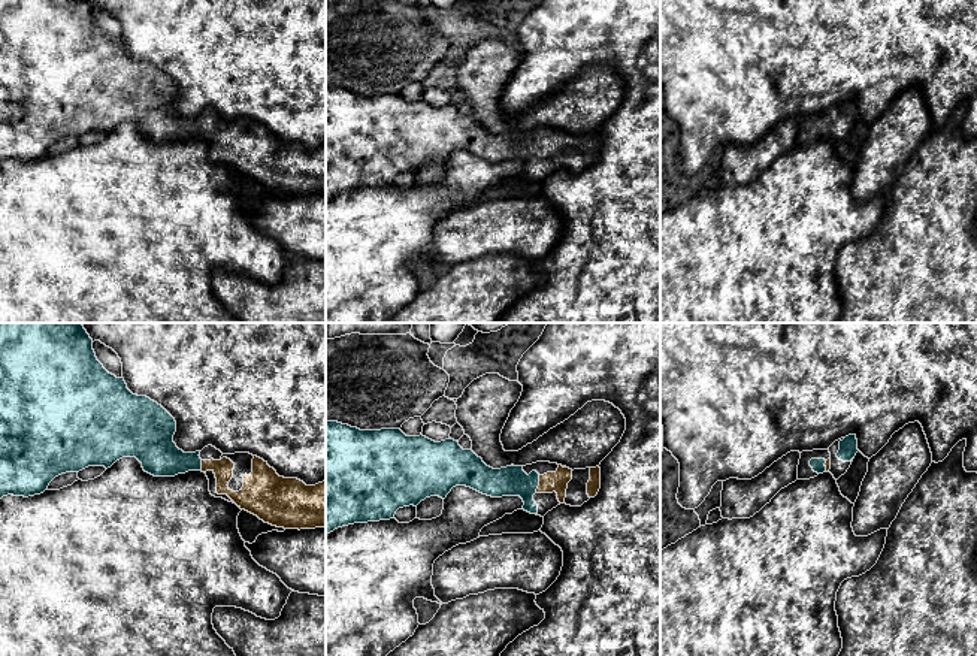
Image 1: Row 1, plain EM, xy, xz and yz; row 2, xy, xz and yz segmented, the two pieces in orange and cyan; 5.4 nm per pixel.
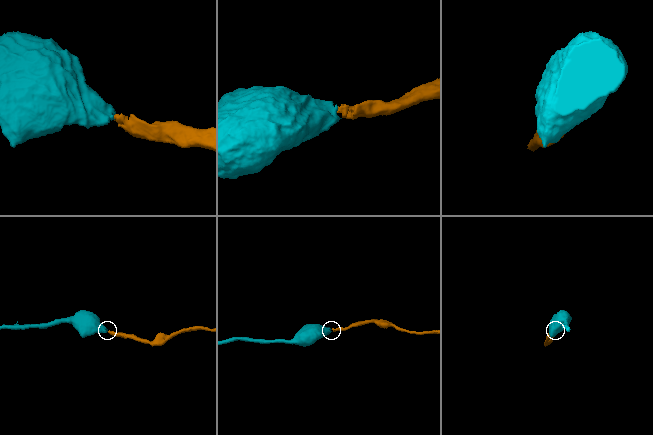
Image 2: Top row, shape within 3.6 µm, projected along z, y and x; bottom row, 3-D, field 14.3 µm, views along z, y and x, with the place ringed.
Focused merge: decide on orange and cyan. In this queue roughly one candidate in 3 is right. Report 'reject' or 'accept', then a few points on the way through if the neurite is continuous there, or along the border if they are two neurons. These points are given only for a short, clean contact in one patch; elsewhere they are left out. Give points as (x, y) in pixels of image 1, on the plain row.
accept | across xz (560, 144), (549, 144), (540, 150), (507, 147)

